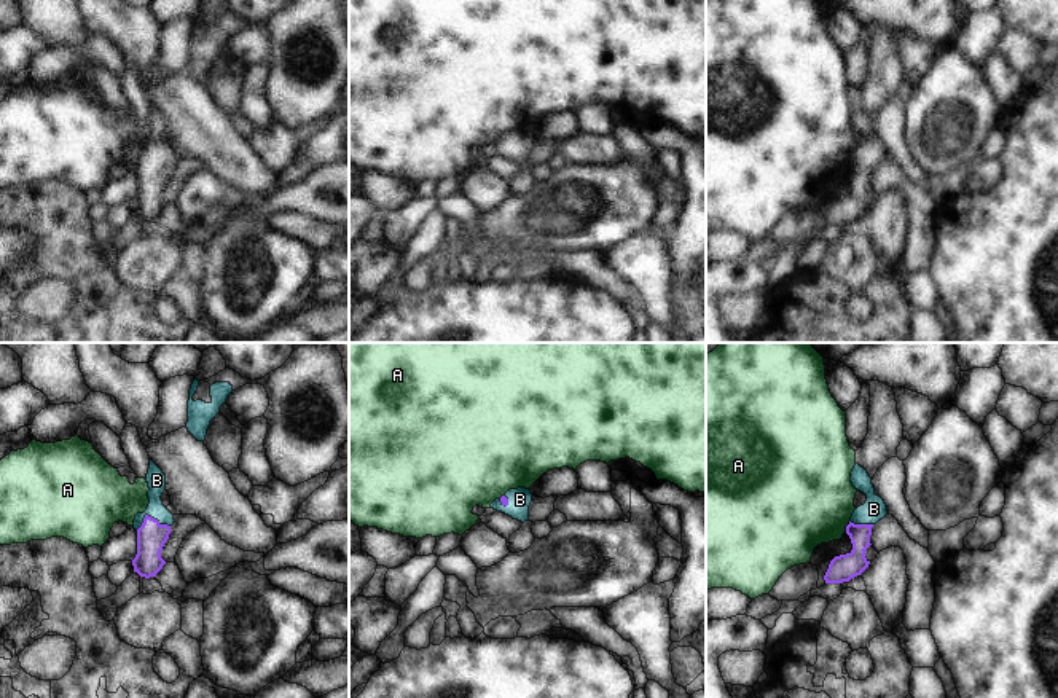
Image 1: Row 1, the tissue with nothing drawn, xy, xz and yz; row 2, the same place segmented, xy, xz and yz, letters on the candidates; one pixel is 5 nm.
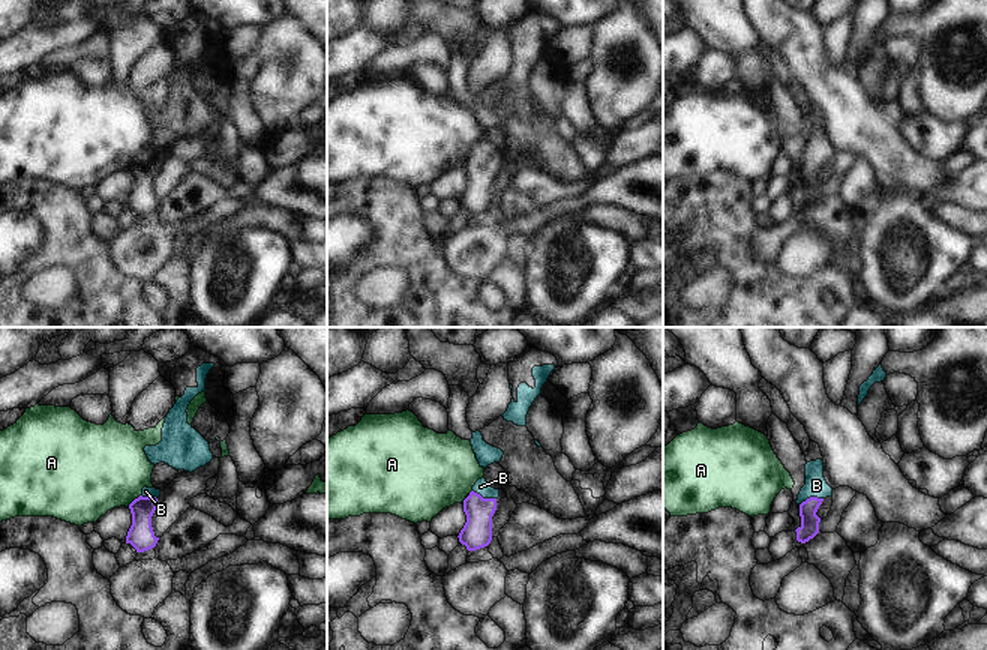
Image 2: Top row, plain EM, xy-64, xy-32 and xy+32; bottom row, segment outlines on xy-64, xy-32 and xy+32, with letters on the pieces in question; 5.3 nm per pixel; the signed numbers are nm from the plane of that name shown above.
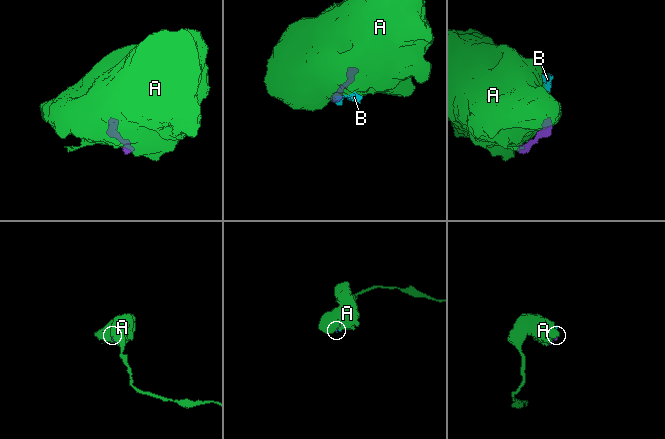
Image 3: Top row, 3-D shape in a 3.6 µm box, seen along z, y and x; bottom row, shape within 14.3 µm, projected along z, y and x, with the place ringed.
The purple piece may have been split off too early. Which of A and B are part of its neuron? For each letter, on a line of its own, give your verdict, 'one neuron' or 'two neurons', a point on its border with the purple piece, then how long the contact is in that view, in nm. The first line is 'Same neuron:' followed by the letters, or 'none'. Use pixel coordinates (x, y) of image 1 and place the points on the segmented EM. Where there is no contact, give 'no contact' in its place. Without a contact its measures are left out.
Same neuron: B
A: two neurons; meets purple in yz at (846, 526); contact 70 nm long
B: one neuron; meets purple in xy at (150, 517); contact 180 nm long

